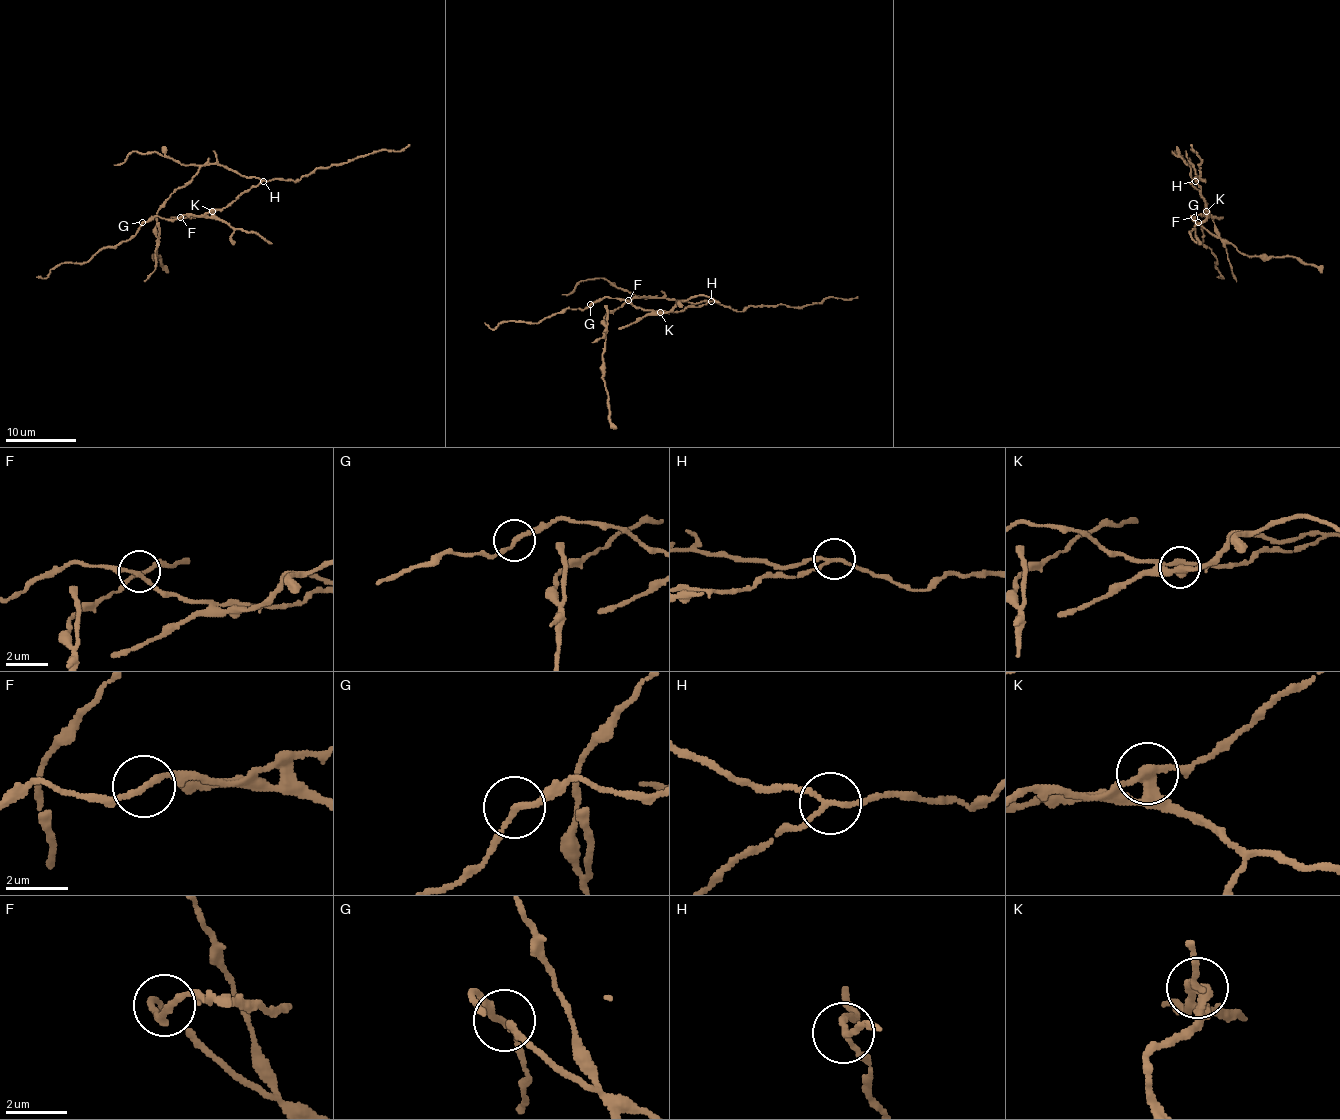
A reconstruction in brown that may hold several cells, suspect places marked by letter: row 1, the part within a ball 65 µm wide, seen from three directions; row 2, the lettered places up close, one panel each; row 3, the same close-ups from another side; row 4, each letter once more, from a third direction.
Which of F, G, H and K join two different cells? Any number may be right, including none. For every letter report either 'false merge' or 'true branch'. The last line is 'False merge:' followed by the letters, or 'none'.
F: true branch
G: true branch
H: false merge
K: false merge
False merge: H, K

